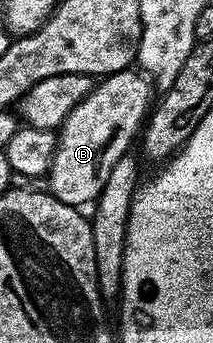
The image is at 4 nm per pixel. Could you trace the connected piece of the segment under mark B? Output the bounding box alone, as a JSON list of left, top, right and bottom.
[47,69,155,209]

